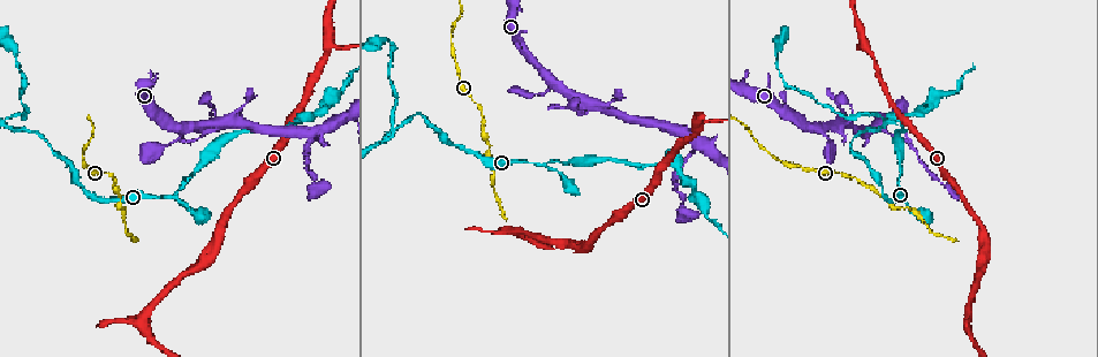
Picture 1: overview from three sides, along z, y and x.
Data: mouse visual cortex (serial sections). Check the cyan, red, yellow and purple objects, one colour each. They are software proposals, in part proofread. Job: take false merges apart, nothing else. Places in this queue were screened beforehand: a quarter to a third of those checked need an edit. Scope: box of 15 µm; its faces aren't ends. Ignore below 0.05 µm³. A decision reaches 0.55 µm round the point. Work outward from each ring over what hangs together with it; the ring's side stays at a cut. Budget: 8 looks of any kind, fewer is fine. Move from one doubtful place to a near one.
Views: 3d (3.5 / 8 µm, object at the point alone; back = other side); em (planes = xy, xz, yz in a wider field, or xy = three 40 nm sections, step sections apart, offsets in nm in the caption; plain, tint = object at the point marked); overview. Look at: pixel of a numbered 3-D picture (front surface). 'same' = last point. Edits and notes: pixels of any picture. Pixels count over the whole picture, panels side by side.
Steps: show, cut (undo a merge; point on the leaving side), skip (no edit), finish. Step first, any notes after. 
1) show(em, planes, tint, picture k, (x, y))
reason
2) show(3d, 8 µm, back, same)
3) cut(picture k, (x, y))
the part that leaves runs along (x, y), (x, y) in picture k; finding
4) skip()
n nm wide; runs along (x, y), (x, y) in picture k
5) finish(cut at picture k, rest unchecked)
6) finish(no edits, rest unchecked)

show(3d, 3.5 µm, back, picture 1, (587, 100))
sharp bend

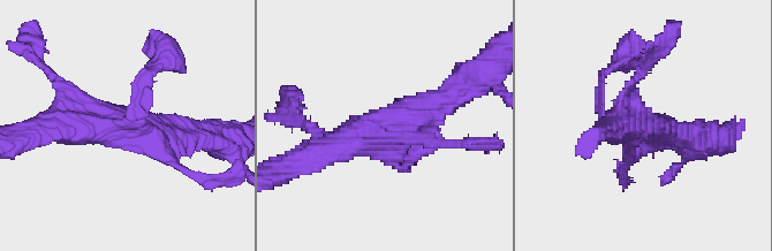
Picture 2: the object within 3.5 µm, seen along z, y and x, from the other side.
show(em, xy, step 1, tint, picture 2, (388, 128))

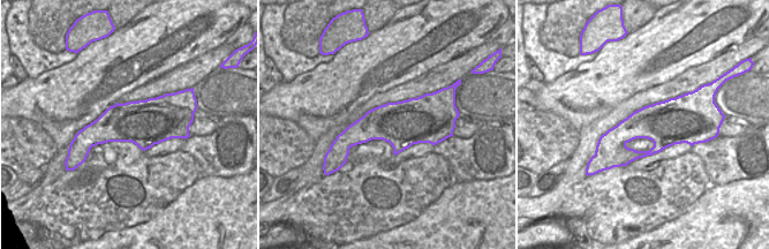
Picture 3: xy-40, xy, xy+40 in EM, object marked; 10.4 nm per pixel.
skip()
480 nm wide; runs along (453, 88), (403, 118), (315, 156) in picture 2; all the same cell

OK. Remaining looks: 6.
show(3d, 3.5 µm, picture 1, (177, 197))

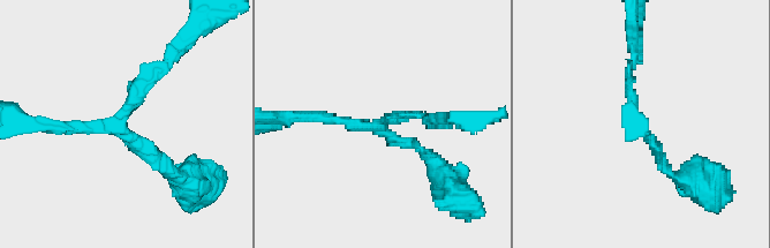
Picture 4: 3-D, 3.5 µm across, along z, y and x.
show(em, planes, tint, picture 4, (118, 122))
3 arms; arms of 150, 150, 150 nm; need the tissue

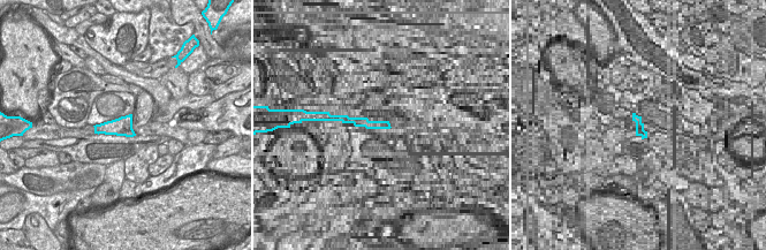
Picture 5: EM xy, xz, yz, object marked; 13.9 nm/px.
skip()
260 nm wide; runs along (38, 124), (113, 127), (163, 64) in picture 4; all the same cell

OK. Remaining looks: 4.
show(3d, 3.5 µm, picture 1, (507, 229))
abrupt turn

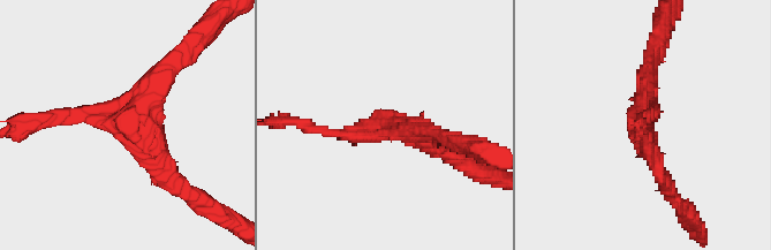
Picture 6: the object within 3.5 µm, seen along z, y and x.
show(em, xy, step 2, tint, picture 6, (129, 121))

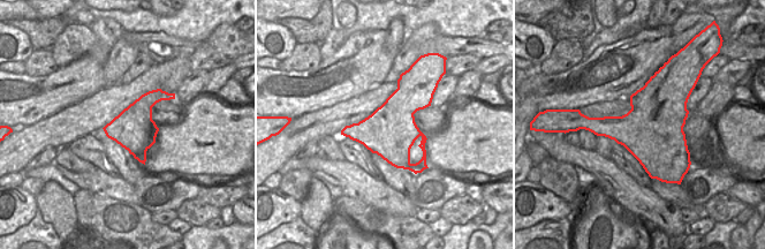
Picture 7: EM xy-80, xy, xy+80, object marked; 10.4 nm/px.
skip()
runs along (650, 61), (641, 136), (665, 181) in picture 6; all the same cell

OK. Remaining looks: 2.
show(3d, 3.5 µm, picture 1, (7, 126))

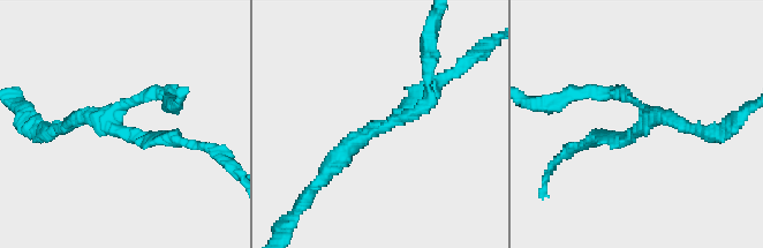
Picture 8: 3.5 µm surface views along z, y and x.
show(em, xy, step 3, tint, picture 8, (632, 129))

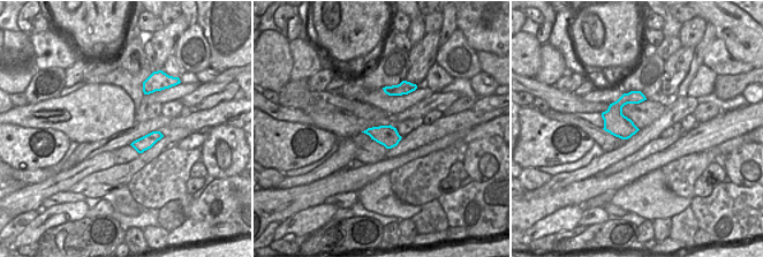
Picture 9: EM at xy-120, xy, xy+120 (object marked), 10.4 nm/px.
skip()
220 nm wide; runs along (183, 141), (108, 124), (148, 95) in picture 8; one cell here

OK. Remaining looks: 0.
finish(no edits, rest unchecked)

